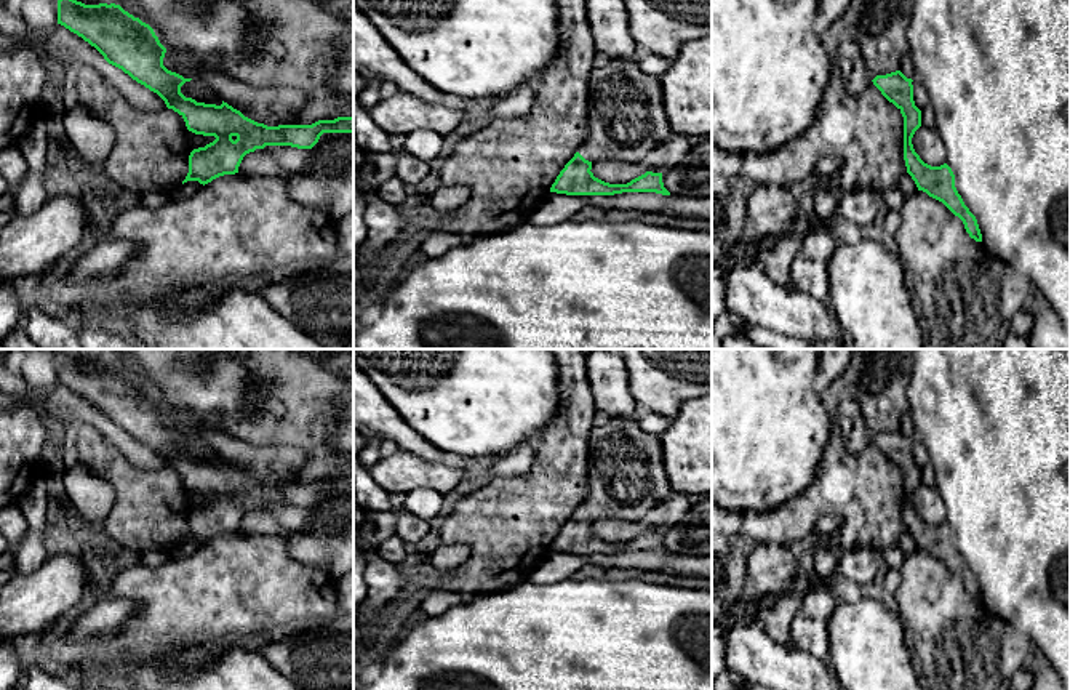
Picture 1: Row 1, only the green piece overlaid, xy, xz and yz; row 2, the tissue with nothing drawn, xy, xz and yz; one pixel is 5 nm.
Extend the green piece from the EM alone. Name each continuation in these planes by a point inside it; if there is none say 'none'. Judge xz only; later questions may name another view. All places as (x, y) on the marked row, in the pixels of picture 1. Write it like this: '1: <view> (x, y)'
1: xz (627, 120)

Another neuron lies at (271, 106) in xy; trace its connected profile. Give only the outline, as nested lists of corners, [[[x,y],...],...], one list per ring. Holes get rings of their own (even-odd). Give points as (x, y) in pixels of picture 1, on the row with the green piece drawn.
[[[202,66],[195,78],[205,82],[224,102],[245,117],[267,126],[301,125],[296,115],[309,99],[302,90],[251,86],[211,66]]]

